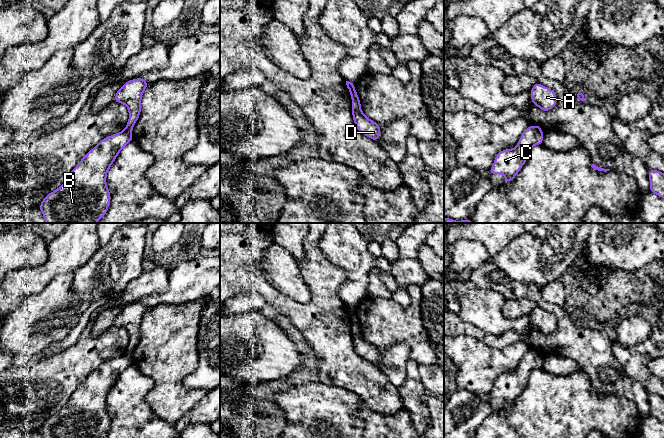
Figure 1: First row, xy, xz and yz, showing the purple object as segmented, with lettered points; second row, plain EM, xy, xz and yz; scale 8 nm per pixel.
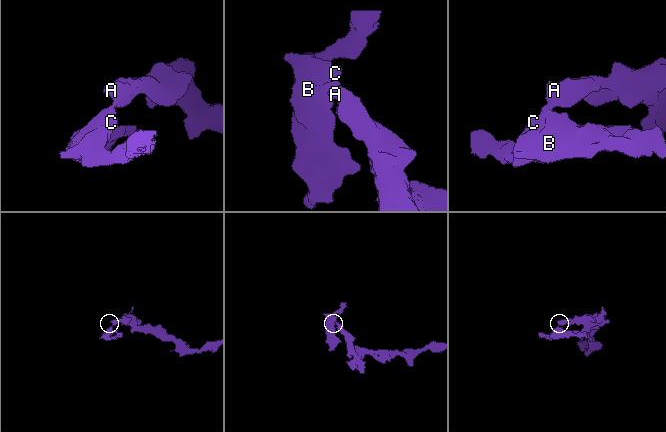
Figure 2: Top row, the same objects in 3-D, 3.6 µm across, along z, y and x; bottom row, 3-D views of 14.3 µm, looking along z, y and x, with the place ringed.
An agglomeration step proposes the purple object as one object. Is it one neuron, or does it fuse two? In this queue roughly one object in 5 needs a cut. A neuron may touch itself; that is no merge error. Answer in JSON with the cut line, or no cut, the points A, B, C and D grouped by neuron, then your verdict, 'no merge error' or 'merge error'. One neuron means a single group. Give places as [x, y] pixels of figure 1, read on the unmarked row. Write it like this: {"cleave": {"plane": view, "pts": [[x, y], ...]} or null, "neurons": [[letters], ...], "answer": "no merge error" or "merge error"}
{"cleave": {"plane": "xy", "pts": [[126, 351], [131, 354]]}, "neurons": [["A", "D"], ["B", "C"]], "answer": "merge error"}

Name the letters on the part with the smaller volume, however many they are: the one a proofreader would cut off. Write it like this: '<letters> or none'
B, C

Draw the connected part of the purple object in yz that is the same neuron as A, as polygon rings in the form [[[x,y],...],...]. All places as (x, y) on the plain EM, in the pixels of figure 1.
[[[538,305],[531,312],[530,317],[532,327],[544,336],[548,336],[557,329],[557,321],[554,314],[543,310]]]

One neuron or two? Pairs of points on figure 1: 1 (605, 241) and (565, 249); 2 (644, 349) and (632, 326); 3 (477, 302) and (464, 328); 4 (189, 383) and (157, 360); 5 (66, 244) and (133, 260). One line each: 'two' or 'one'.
1: two
2: two
3: two
4: two
5: two

